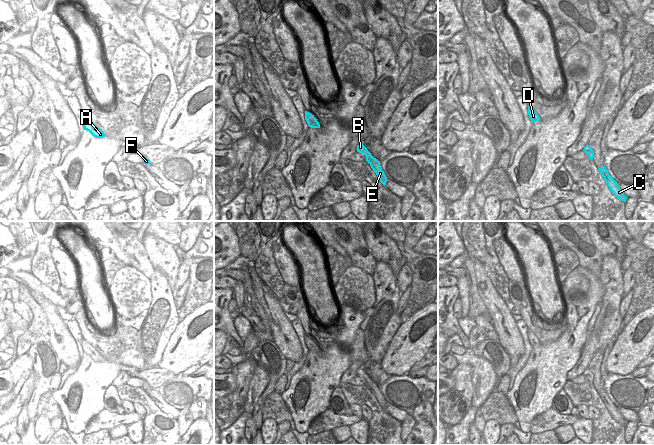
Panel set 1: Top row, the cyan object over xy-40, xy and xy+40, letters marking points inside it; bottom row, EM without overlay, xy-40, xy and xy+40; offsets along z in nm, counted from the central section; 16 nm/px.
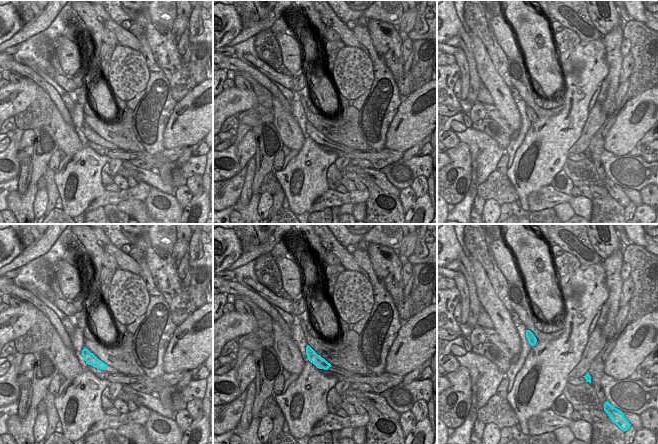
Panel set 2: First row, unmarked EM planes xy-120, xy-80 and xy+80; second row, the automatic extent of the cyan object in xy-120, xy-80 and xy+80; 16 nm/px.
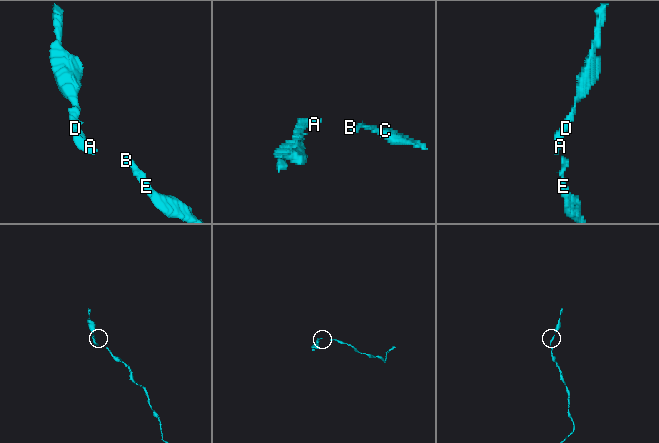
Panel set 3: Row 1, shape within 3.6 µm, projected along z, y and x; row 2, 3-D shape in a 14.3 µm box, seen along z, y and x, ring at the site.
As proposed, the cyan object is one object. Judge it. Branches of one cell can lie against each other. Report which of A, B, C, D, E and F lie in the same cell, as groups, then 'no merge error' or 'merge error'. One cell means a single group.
A B C D E F | no merge error

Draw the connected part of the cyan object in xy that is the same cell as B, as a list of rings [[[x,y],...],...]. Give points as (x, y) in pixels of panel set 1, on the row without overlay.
[[[362,367],[357,370],[357,376],[366,380],[366,385],[370,388],[380,406],[385,410],[387,406],[387,401],[380,390],[380,385],[374,382]]]

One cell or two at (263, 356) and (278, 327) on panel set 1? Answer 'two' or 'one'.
two

